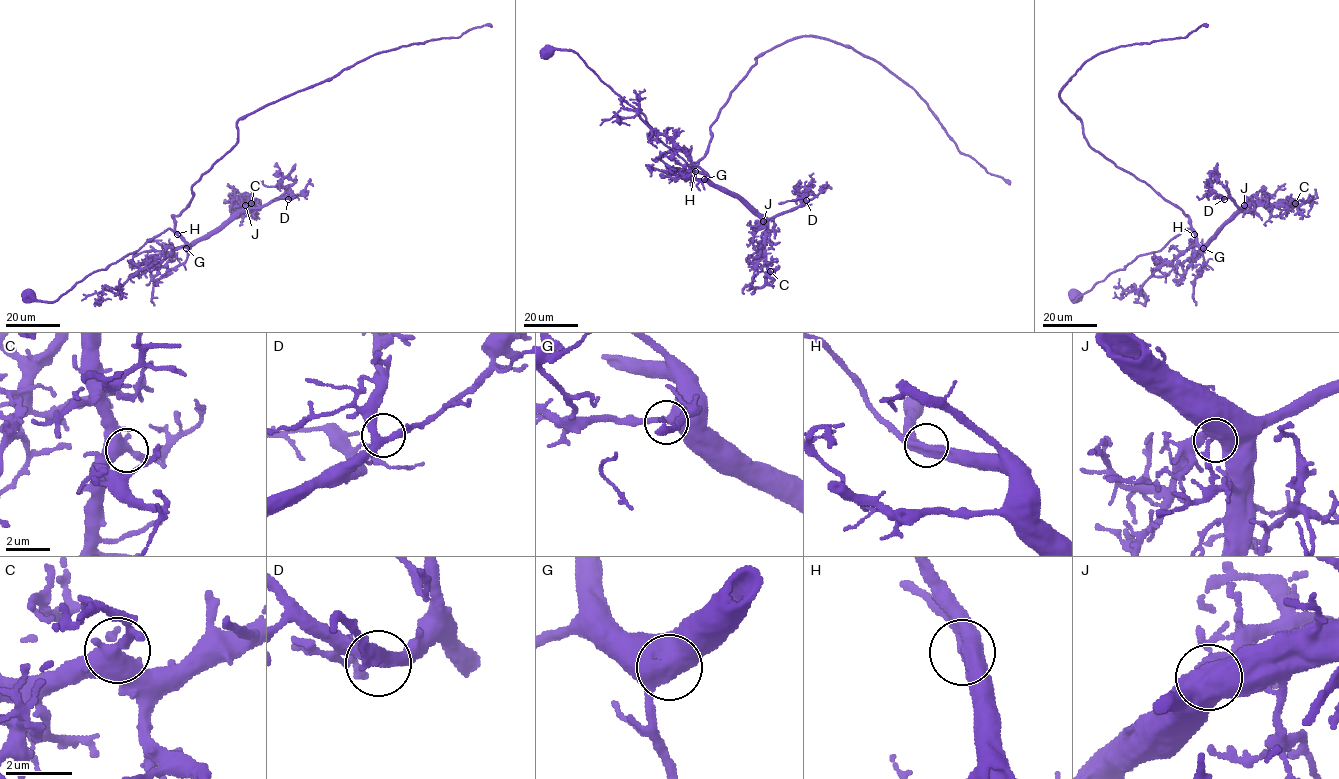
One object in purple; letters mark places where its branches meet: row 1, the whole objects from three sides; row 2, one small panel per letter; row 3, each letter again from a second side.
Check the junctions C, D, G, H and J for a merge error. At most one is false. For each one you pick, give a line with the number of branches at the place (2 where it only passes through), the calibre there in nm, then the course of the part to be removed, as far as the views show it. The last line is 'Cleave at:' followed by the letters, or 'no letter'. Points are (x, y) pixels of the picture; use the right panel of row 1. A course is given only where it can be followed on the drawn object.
Cleave at: no letter

